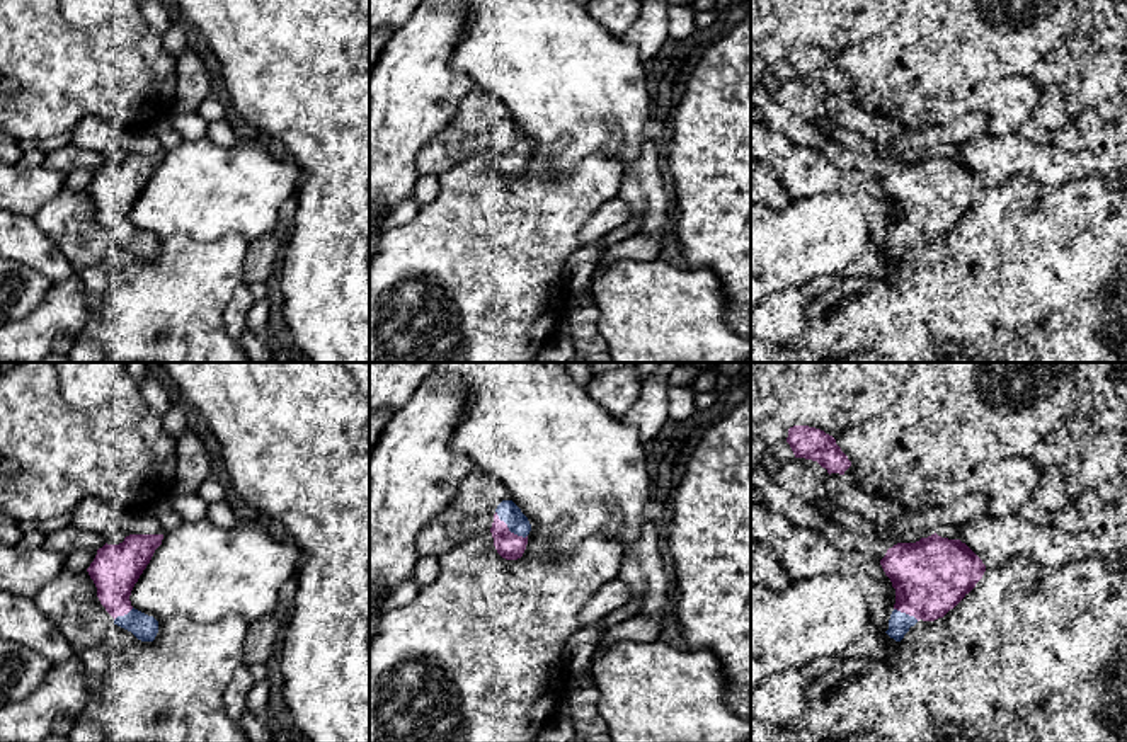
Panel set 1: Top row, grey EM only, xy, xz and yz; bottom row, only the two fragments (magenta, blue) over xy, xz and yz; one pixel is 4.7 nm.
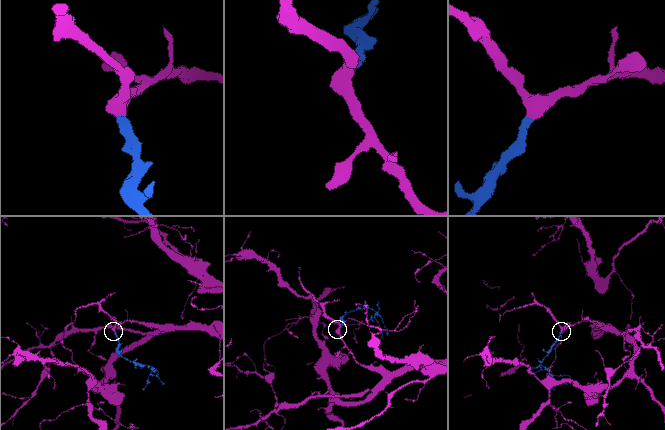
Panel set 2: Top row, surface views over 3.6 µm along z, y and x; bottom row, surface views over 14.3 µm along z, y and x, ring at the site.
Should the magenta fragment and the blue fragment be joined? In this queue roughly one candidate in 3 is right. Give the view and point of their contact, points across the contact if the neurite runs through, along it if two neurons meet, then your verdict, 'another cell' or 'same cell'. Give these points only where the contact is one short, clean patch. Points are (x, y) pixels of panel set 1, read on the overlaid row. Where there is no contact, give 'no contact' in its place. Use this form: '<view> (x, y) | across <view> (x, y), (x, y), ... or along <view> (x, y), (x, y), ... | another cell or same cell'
xz (508, 530) | same cell

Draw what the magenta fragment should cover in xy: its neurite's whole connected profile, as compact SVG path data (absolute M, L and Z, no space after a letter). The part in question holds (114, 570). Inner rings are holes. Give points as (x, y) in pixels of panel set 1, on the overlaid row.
M129 534L119 545L106 543L87 568L97 587L97 597L114 618L114 625L141 642L155 640L158 621L134 609L129 596L162 539L163 534Z

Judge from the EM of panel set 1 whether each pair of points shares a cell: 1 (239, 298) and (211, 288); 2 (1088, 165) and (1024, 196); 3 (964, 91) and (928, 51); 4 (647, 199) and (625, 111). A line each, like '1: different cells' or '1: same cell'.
1: different cells
2: different cells
3: same cell
4: different cells

